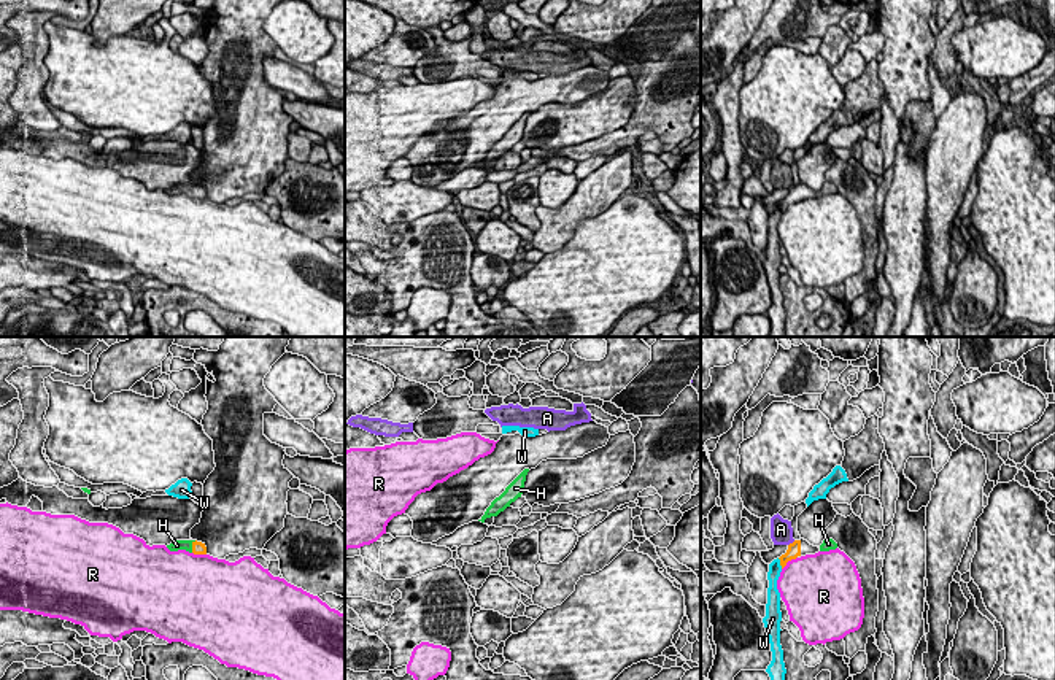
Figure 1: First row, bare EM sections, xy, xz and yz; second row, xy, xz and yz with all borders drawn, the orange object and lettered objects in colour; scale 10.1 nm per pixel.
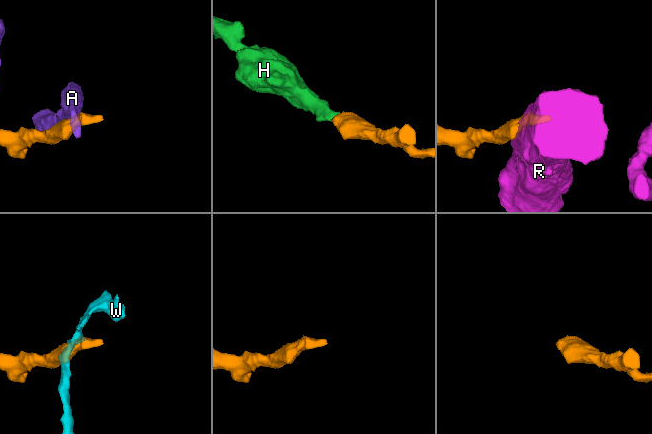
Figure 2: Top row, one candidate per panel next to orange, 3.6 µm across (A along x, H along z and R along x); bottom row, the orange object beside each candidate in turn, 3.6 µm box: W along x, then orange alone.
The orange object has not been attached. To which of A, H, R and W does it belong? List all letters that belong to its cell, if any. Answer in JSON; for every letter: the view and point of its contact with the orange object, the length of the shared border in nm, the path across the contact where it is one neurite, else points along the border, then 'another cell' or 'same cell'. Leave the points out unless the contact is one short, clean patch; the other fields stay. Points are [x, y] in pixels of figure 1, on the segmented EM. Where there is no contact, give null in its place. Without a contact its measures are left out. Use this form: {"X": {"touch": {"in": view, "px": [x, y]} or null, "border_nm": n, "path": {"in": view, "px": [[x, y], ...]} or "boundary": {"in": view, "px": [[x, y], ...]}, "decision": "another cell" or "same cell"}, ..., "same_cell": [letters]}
{"A": {"touch": {"in": "yz", "px": [793, 542]}, "border_nm": 100, "decision": "another cell"}, "H": {"touch": {"in": "xy", "px": [193, 547]}, "border_nm": 140, "path": {"in": "xy", "px": [[197, 547], [193, 547], [177, 545]]}, "decision": "same cell"}, "R": {"touch": {"in": "yz", "px": [788, 560]}, "border_nm": 200, "decision": "another cell"}, "W": {"touch": {"in": "yz", "px": [780, 563]}, "border_nm": 120, "boundary": {"in": "yz", "px": [[777, 558], [782, 567]]}, "decision": "another cell"}, "same_cell": ["H"]}

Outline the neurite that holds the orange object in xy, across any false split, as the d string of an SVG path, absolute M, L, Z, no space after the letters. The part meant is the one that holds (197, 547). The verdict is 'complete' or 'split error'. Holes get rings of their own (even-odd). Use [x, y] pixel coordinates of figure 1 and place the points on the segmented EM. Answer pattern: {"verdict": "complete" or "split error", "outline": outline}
{"verdict": "split error", "outline": "M176 540L170 545L167 545L170 551L186 550L194 554L207 554L207 547L202 542L197 540Z"}

